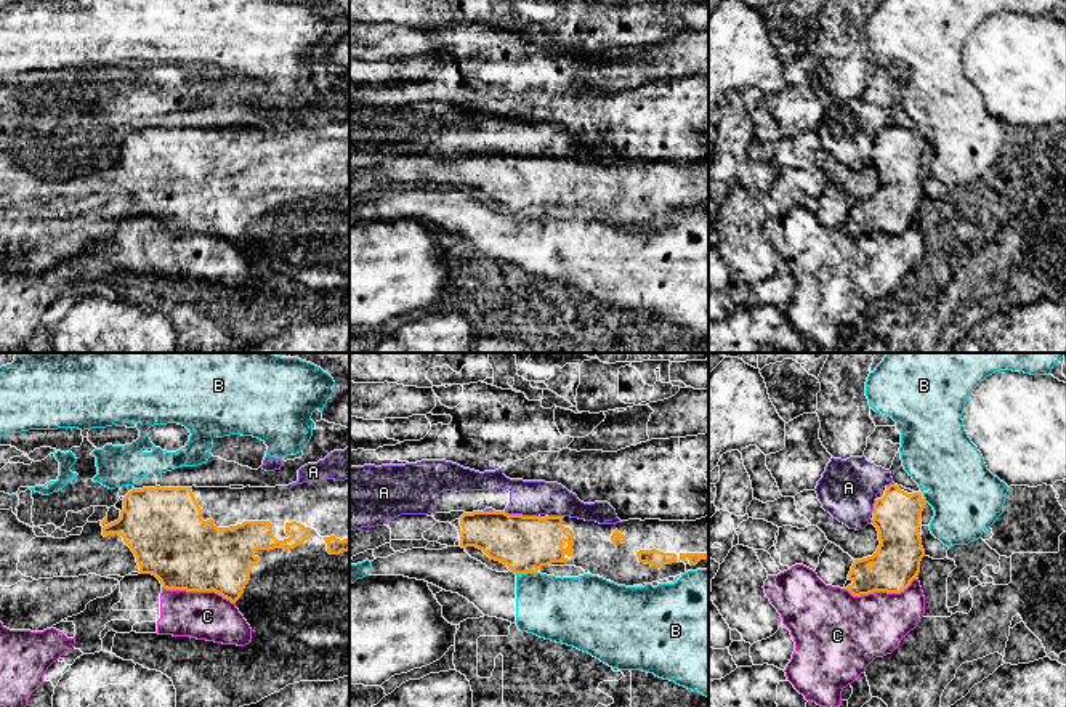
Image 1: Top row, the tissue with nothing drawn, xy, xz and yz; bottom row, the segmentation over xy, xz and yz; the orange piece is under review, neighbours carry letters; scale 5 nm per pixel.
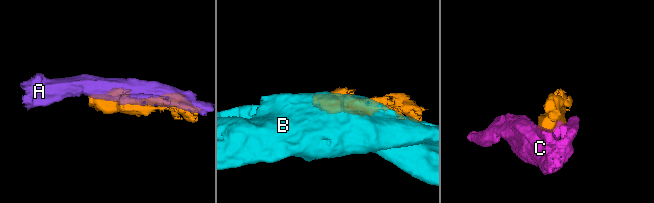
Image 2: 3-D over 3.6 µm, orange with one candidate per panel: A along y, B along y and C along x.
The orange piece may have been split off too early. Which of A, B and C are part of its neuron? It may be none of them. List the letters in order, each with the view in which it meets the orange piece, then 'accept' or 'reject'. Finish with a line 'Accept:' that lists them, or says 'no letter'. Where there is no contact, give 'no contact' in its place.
A: meets orange in xz; reject
B: meets orange in xz; reject
C: meets orange in xy; reject
Accept: no letter

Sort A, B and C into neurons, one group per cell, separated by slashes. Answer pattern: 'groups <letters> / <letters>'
groups A / B / C

